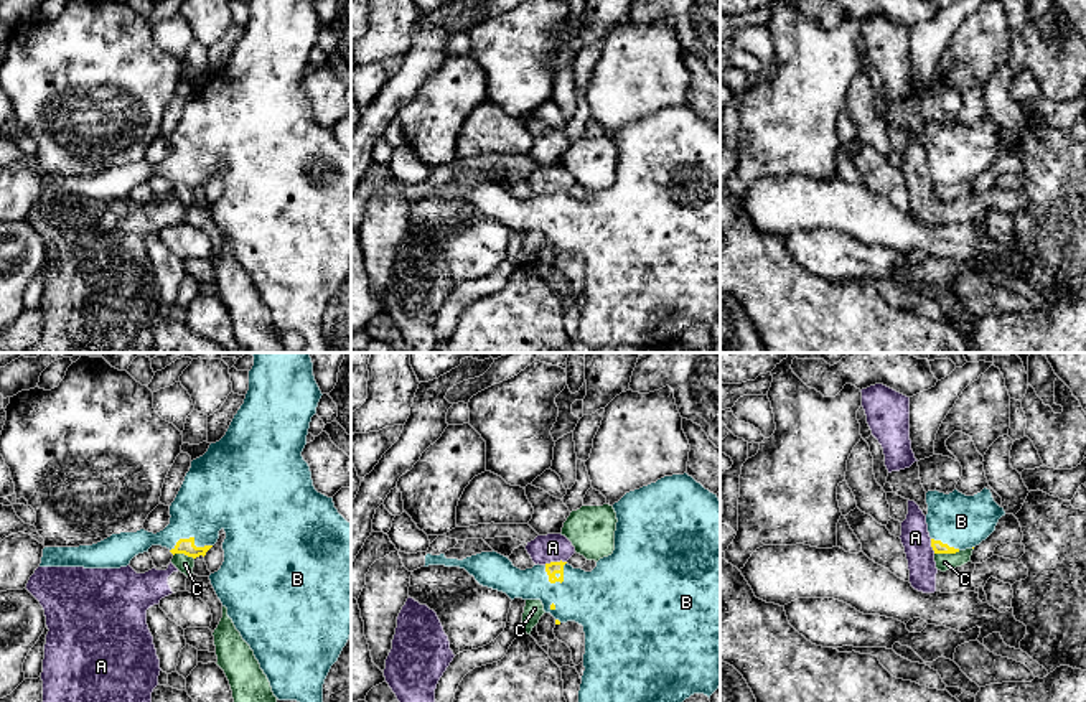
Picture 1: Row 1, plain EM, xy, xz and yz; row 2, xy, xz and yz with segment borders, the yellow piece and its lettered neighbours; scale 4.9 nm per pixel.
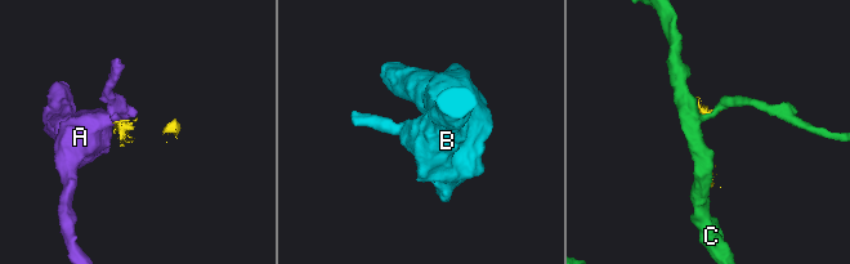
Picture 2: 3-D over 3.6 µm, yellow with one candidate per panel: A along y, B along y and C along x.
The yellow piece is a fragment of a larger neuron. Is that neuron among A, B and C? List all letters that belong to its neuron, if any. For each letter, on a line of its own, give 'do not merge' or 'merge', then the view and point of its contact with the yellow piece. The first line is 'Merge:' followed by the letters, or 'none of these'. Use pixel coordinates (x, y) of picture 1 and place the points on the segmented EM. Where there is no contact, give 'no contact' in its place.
Merge: B
A: do not merge | xz (554, 562)
B: merge | xz (562, 574)
C: do not merge | yz (946, 552)

